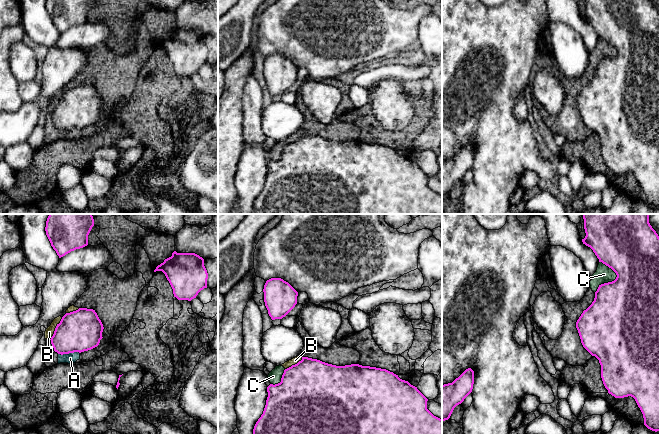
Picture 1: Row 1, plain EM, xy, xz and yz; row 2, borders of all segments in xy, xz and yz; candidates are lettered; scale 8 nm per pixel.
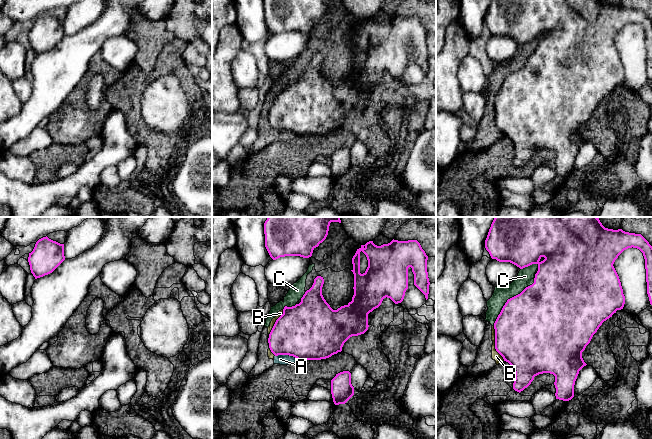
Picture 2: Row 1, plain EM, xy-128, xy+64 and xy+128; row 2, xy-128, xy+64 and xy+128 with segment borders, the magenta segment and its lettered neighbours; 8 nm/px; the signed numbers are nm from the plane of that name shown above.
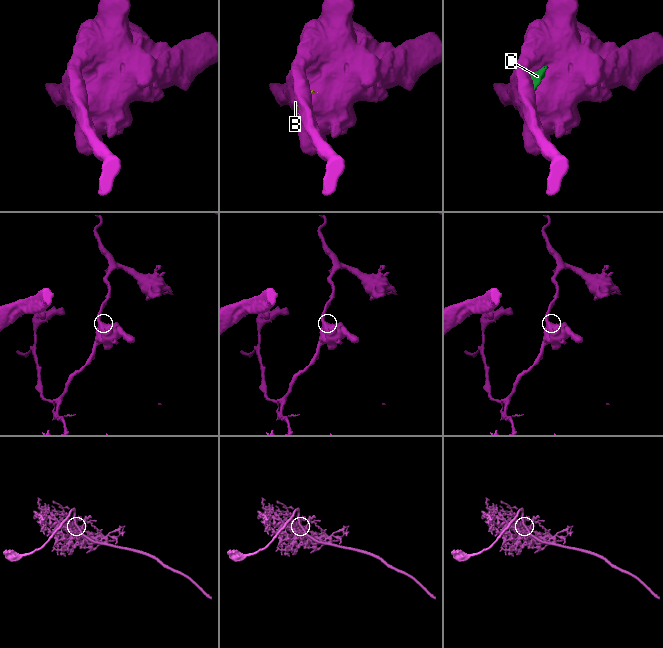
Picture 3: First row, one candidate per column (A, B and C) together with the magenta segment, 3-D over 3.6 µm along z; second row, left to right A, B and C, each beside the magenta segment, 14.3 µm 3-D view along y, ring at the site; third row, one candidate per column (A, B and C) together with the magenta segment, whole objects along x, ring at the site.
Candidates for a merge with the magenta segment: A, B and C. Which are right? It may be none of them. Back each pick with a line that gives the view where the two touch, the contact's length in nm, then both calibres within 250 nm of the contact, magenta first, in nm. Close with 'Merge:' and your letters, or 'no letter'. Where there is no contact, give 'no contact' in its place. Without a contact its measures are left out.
Merge: no letter

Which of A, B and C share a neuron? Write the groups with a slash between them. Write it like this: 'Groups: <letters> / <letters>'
Groups: A B C

